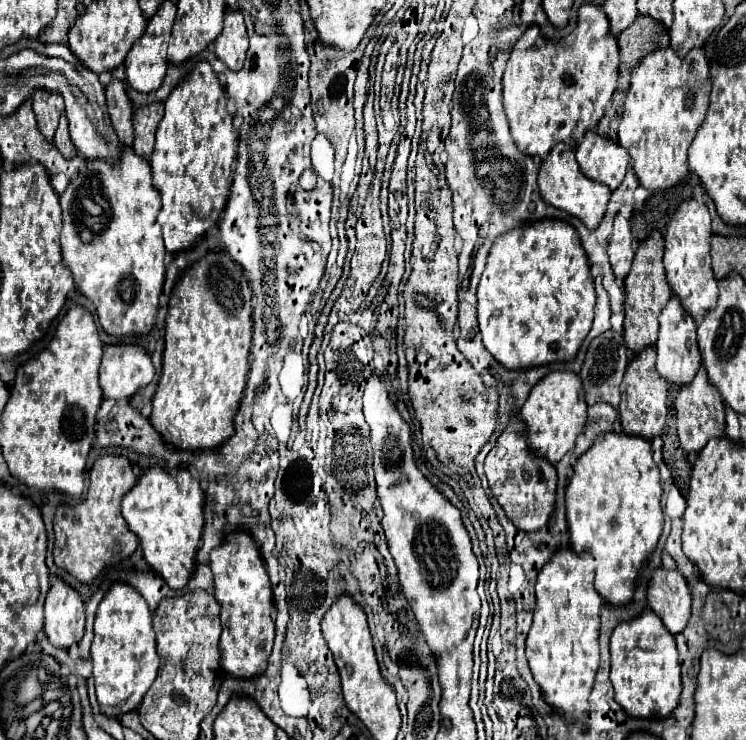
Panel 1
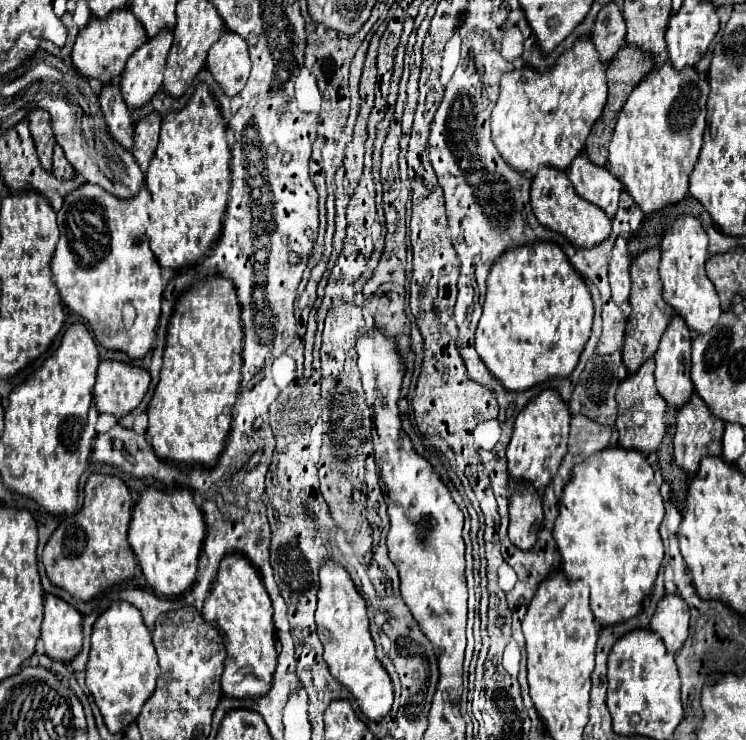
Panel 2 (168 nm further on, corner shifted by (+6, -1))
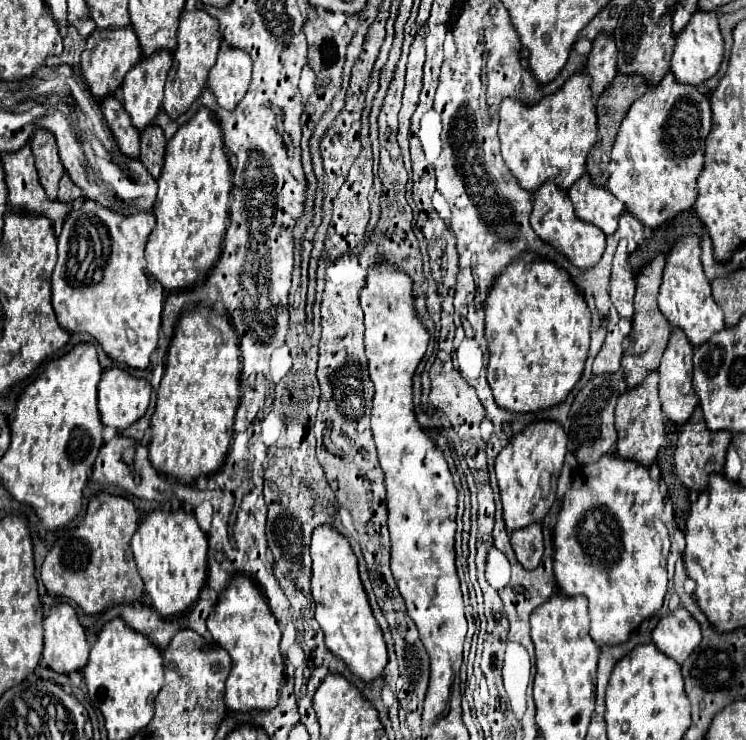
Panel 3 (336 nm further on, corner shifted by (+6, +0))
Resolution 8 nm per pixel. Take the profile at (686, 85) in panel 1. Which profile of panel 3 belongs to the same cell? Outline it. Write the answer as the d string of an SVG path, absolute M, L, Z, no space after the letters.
M666 74L658 86L638 98L628 110L610 156L610 178L606 188L626 206L626 212L648 228L658 228L676 214L690 210L696 202L696 178L704 168L704 140L712 128L712 110L708 98L696 86L682 86L672 74Z

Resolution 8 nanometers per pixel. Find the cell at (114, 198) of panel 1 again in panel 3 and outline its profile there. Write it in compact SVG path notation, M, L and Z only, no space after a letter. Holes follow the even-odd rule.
M80 200L78 208L68 214L62 226L62 234L58 238L58 262L52 274L52 306L58 324L68 332L90 334L112 360L138 370L144 370L150 364L150 356L156 350L166 298L162 286L158 286L158 282L150 282L146 274L146 246L154 228L156 218L150 212L120 216L104 206L98 206L96 202ZM126 330L136 332L136 342L126 338Z

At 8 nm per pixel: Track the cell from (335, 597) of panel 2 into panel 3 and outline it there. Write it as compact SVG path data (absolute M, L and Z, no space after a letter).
M322 524L312 532L312 596L316 600L316 620L326 636L326 646L334 656L344 660L348 668L364 682L372 682L382 676L388 654L382 636L382 628L372 614L368 594L364 592L358 576L356 556L348 538L336 528Z

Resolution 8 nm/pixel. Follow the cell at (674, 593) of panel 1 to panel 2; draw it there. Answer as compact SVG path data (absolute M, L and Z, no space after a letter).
M666 593L656 605L650 629L654 629L654 633L658 633L660 639L664 641L666 649L674 653L686 641L688 627L690 627L690 609L686 601L676 593Z

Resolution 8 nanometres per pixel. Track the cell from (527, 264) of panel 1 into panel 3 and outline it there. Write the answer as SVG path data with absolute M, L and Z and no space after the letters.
M522 258L522 262L514 262L506 274L498 276L488 294L486 340L490 352L486 372L496 404L520 414L548 410L562 404L582 376L590 346L590 310L566 270L552 262L538 262L538 258Z

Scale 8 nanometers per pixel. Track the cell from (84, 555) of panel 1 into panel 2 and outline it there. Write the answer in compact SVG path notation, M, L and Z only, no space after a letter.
M90 475L84 487L84 505L74 523L58 525L44 547L42 563L48 579L76 599L88 601L102 589L134 577L136 557L126 539L132 507L134 499L120 477Z

